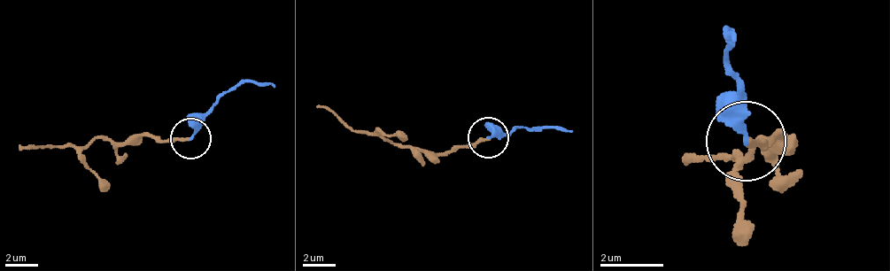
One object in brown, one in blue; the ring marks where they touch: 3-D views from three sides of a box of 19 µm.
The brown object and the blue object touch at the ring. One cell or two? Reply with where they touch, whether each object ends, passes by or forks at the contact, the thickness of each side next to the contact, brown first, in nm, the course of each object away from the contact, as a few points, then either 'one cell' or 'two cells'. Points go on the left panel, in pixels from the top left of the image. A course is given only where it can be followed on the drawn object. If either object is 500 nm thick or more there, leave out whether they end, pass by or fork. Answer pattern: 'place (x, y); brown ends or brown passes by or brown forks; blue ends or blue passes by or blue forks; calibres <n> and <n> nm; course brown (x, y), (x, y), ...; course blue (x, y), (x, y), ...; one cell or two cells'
place (190, 138); brown ends; blue ends; calibres 200 and 240 nm; course brown (191, 137), (126, 137), (20, 150); course blue (191, 137), (204, 117), (232, 89), (249, 80), (273, 89); one cell

